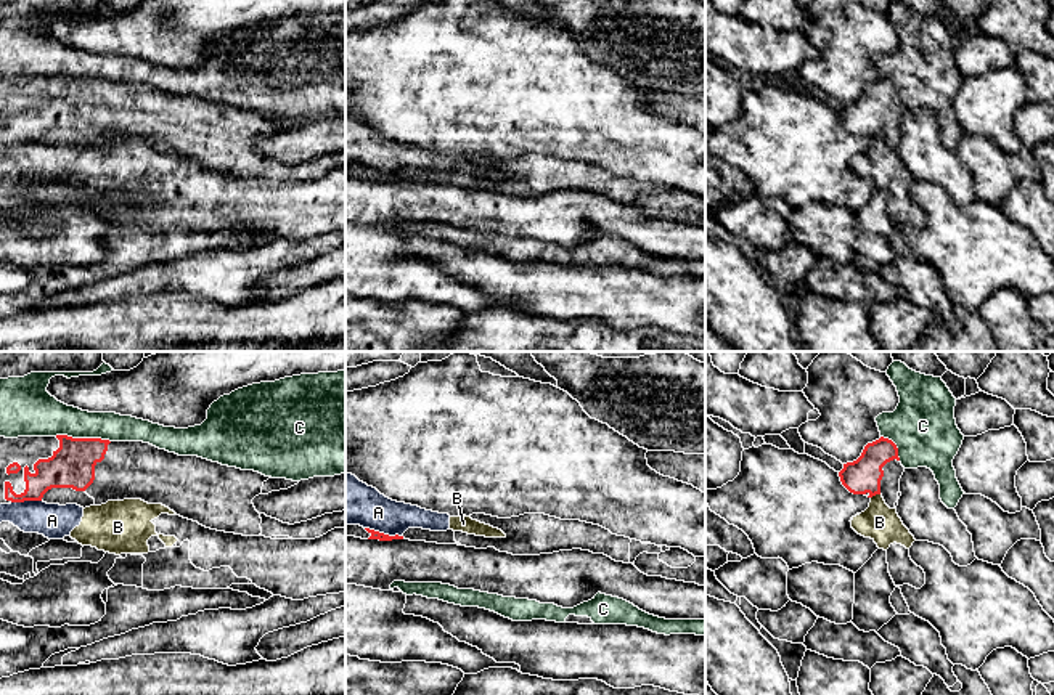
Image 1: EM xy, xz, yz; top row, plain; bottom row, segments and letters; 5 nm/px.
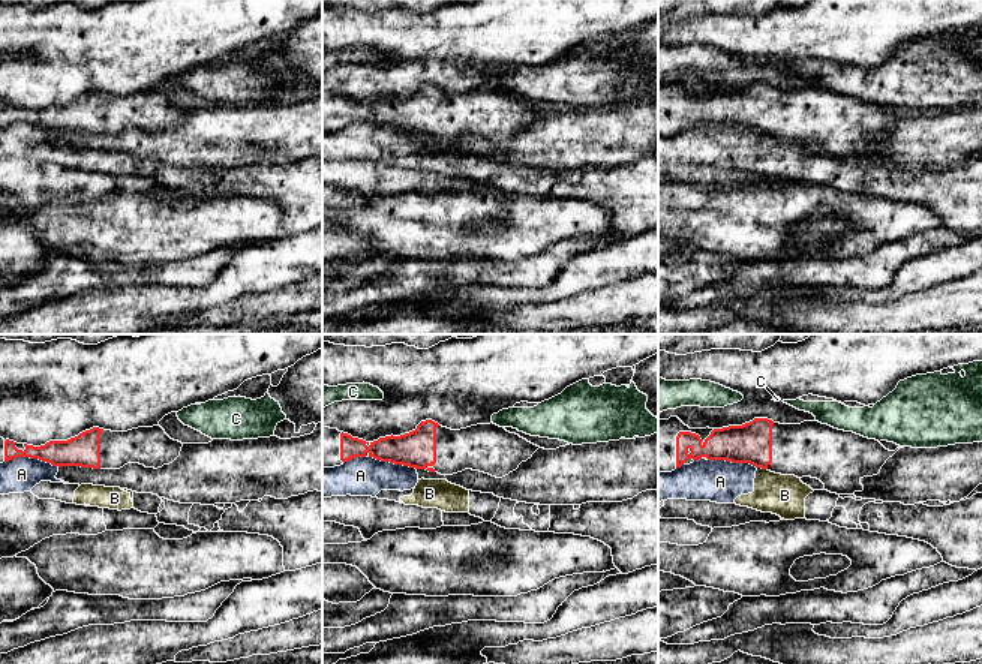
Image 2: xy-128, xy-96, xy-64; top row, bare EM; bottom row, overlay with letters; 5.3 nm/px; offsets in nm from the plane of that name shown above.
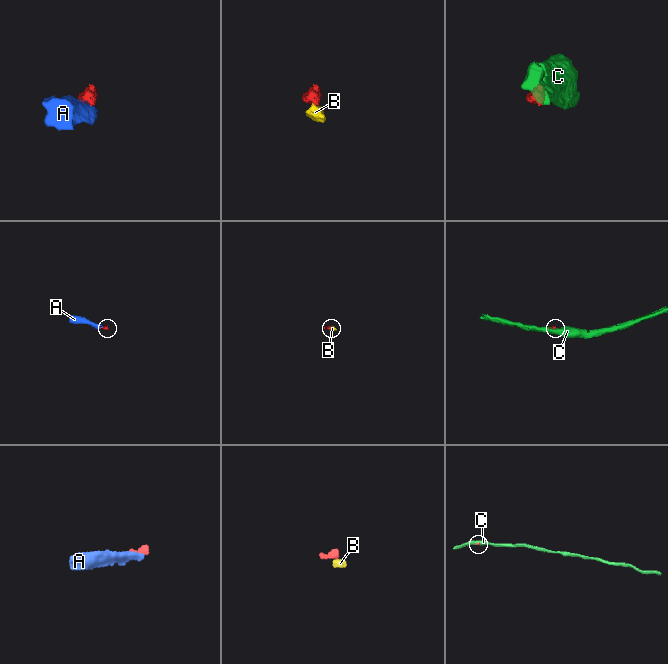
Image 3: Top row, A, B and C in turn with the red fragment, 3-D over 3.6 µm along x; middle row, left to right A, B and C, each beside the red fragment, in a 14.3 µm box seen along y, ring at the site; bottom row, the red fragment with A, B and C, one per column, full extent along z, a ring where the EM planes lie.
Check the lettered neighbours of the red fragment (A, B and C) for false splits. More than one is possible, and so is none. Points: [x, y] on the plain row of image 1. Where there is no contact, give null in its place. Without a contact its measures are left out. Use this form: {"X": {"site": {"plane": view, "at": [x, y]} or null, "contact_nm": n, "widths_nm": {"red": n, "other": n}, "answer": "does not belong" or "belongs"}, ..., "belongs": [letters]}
{"A": {"site": {"plane": "xz", "at": [383, 174]}, "contact_nm": 200, "widths_nm": {"red": 50, "other": 240}, "answer": "does not belong"}, "B": {"site": {"plane": "yz", "at": [874, 135]}, "contact_nm": 50, "widths_nm": {"red": 180, "other": 180}, "answer": "does not belong"}, "C": {"site": {"plane": "xy", "at": [82, 79]}, "contact_nm": 280, "widths_nm": {"red": 220, "other": 220}, "answer": "does not belong"}, "belongs": []}

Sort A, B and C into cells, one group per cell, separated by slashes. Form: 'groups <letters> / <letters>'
groups A B / C

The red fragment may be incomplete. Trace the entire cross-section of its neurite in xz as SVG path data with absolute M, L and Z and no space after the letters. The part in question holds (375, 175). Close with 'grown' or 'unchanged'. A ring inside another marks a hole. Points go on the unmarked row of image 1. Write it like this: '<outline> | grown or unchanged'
M345 165L345 177L355 177L362 180L379 180L379 181L392 181L392 180L403 180L403 177L389 177L370 169L363 169L360 165Z | grown

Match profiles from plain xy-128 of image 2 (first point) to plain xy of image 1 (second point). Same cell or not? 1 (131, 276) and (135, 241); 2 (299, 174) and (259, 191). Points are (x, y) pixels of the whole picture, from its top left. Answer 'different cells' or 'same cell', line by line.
1: different cells
2: same cell

